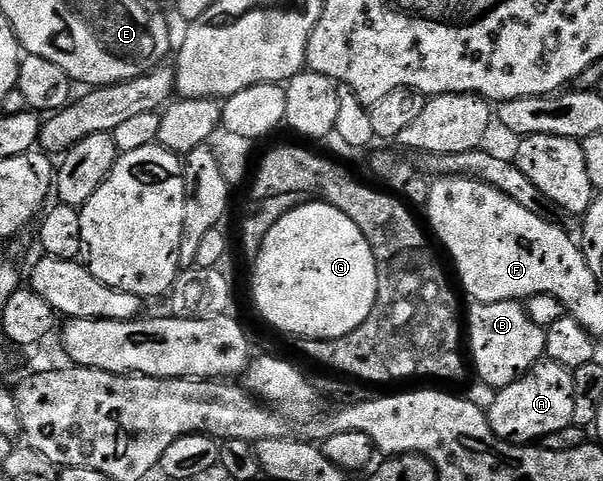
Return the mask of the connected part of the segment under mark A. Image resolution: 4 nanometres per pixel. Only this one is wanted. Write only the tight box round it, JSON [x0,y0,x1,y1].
[488,359,574,443]

